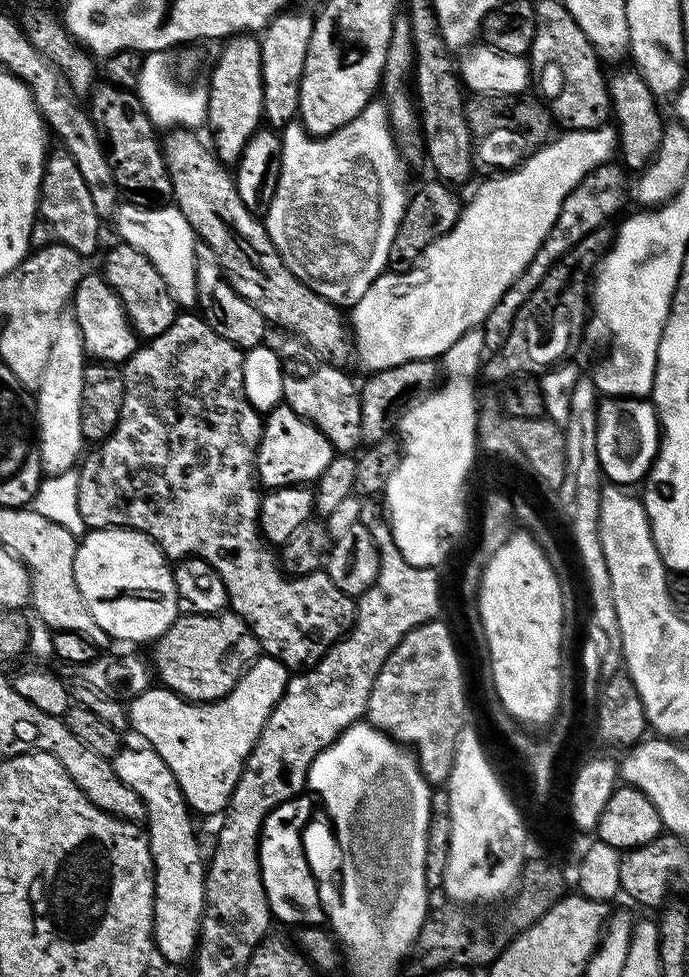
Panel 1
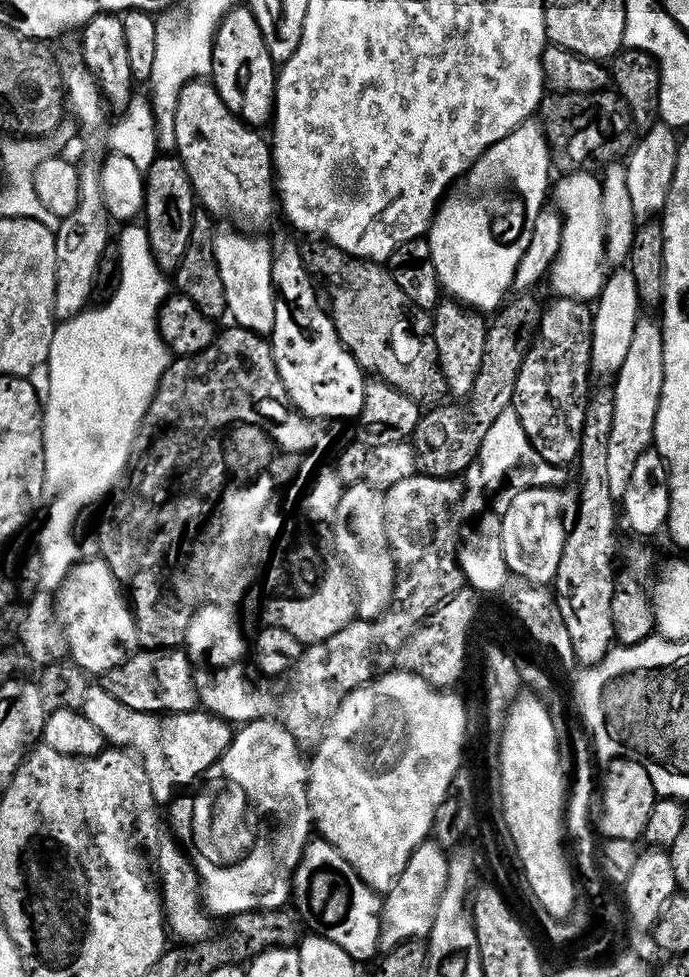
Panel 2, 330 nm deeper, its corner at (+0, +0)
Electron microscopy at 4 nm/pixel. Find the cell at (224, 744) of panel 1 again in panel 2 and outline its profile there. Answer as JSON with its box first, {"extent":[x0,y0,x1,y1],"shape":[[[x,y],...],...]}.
{"extent":[82,686,234,802],"shape":[[[89,686],[82,711],[90,723],[98,726],[109,745],[123,746],[138,754],[150,778],[150,788],[160,802],[171,801],[181,790],[195,785],[228,749],[234,737],[233,725],[207,710],[171,714],[130,710],[130,706],[118,702],[106,686]]]}

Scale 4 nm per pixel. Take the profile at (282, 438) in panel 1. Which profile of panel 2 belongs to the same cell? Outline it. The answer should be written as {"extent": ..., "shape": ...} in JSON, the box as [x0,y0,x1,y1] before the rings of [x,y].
{"extent":[270,340,366,422],"shape":[[[270,340],[274,366],[278,370],[278,378],[282,378],[282,386],[287,403],[297,412],[312,422],[326,420],[355,421],[362,410],[362,398],[366,398],[364,381],[366,373],[358,366],[358,362],[344,349],[342,342],[336,344],[320,344],[320,346],[304,346],[294,350],[294,344]]]}

